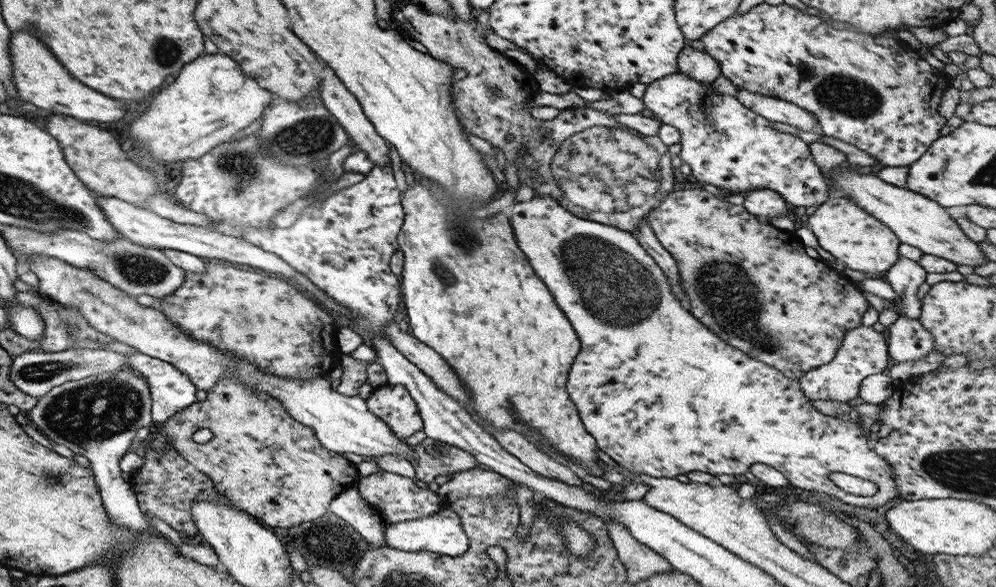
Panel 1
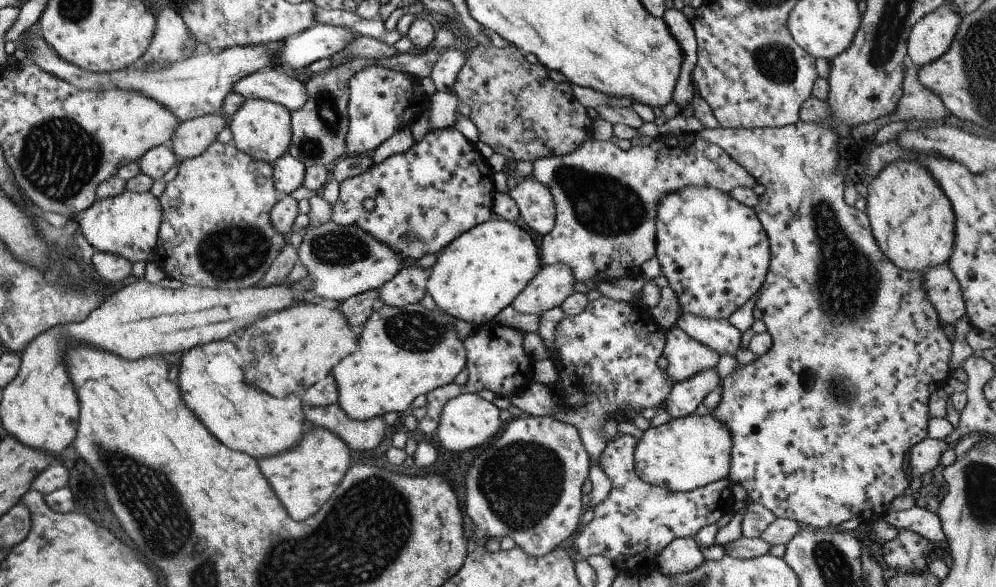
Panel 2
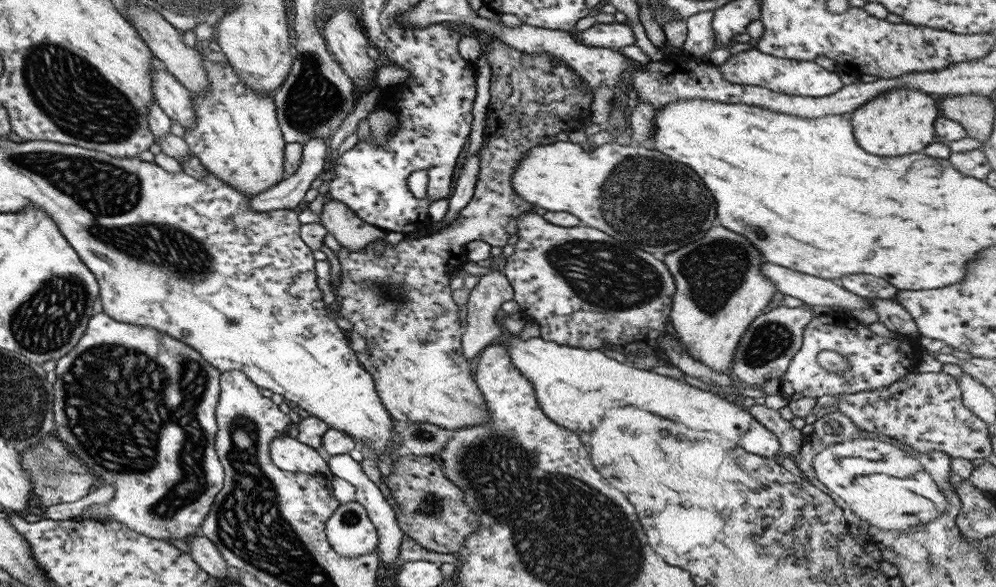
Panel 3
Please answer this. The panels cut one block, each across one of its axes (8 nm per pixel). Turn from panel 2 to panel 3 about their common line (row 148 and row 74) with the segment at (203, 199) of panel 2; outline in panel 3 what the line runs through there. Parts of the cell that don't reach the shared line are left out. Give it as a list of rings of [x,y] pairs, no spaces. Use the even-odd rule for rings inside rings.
[[[203,58],[203,71],[209,86],[204,93],[191,94],[195,125],[190,129],[184,128],[181,137],[207,173],[229,184],[231,190],[253,198],[284,179],[282,162],[285,143],[276,122],[273,97],[249,90],[227,62],[221,66]]]

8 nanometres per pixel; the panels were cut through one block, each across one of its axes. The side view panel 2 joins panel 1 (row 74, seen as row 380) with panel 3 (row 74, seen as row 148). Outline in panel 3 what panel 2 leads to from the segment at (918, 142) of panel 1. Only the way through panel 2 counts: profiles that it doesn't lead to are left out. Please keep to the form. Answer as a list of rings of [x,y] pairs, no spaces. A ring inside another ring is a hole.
[[[753,48],[730,56],[721,66],[717,66],[717,70],[723,76],[723,80],[727,80],[729,84],[757,86],[791,96],[812,96],[813,98],[829,96],[843,86],[834,71],[828,72],[813,61],[775,58],[757,52]]]

